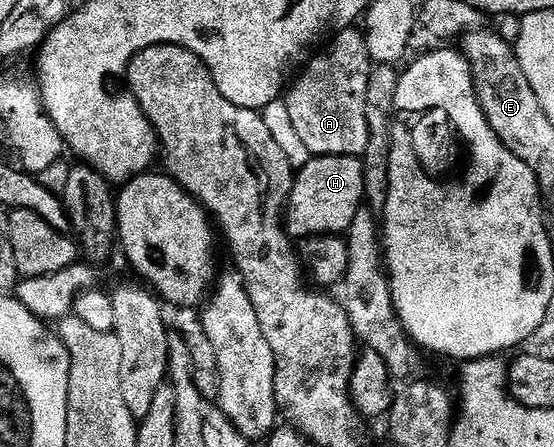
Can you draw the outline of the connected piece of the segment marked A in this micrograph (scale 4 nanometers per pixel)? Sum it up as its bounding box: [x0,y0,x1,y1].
[286,29,374,156]

